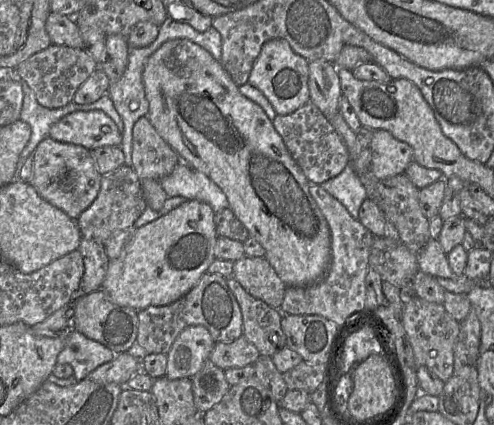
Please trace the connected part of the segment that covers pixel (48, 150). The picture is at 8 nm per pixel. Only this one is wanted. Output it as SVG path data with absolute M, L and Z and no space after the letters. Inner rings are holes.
M48 137L37 146L32 156L32 186L44 200L76 220L93 203L100 190L102 175L96 168L91 151Z

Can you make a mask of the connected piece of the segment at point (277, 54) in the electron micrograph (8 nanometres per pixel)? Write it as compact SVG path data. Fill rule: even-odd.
M275 38L261 47L247 83L265 95L278 115L288 115L310 101L308 79L309 61L295 53L286 40Z

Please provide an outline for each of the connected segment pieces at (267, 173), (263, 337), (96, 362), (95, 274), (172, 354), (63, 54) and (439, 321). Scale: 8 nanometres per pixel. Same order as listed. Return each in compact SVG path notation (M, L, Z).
M188 39L169 40L163 43L146 61L142 81L149 102L149 111L146 115L149 122L159 136L177 153L181 162L208 176L223 191L227 197L229 208L246 227L250 238L254 238L262 245L265 250L265 258L286 287L307 286L322 278L331 261L331 235L328 223L309 192L309 180L291 156L282 137L276 131L272 120L268 118L264 110L239 92L239 86L233 82L219 61L215 60L205 49Z
M233 275L226 278L226 281L229 289L234 294L241 309L243 320L243 336L253 345L255 345L260 355L272 357L277 351L286 347L286 337L281 328L281 319L283 315L291 314L282 314L282 312L279 309L272 308L265 302L252 297L249 293L245 291L245 289L241 286L241 284L235 279Z
M77 330L64 339L64 344L57 357L57 364L70 364L73 376L78 381L84 380L92 371L116 356L109 348Z
M81 238L78 250L83 258L84 273L72 294L72 302L101 288L110 261L104 244L99 240Z
M202 325L185 328L167 355L165 377L170 380L192 378L209 361L216 342Z
M52 44L21 63L14 70L14 73L17 74L19 80L23 80L34 92L36 100L40 105L49 109L56 109L64 107L72 102L77 90L84 84L97 67L99 67L99 65L84 48L80 49Z
M417 296L404 298L402 323L412 346L416 367L425 366L443 382L454 374L454 347L459 341L460 322L448 314L443 304Z

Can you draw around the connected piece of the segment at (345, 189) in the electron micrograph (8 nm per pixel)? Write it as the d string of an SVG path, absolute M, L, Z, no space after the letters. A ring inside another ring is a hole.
M351 164L336 177L319 184L345 206L350 215L358 220L359 209L367 198L367 191Z

